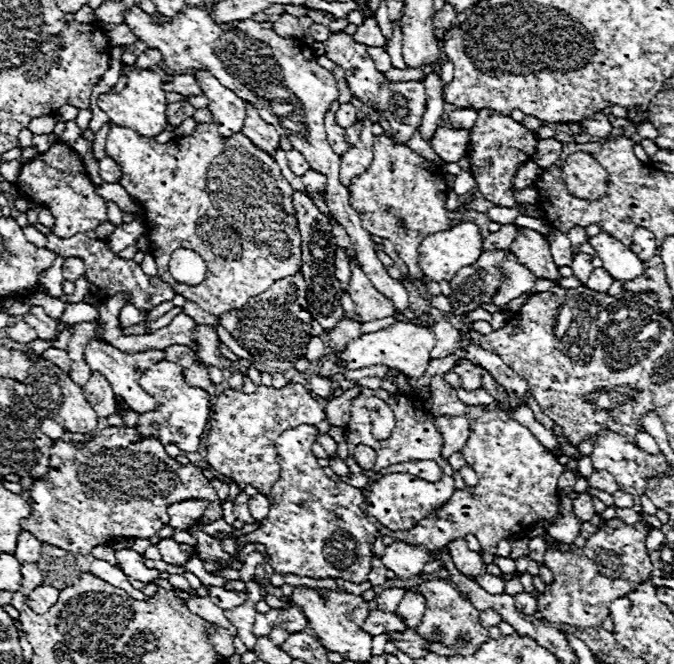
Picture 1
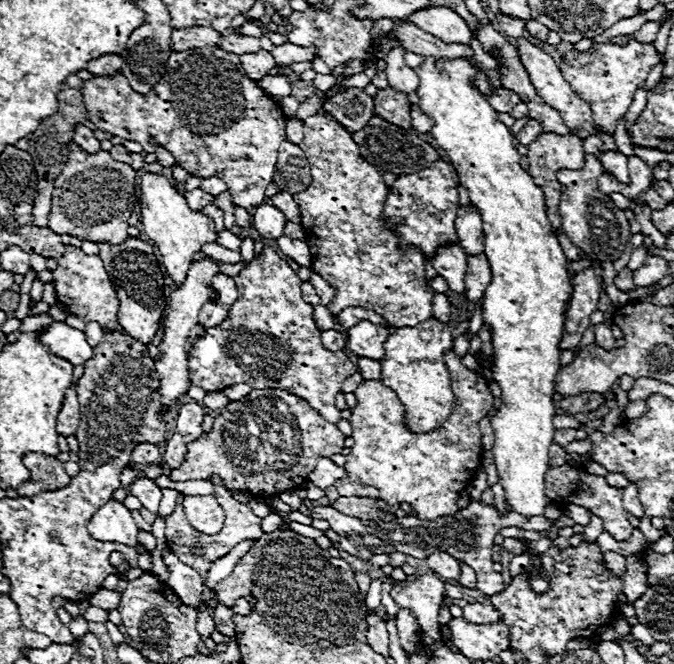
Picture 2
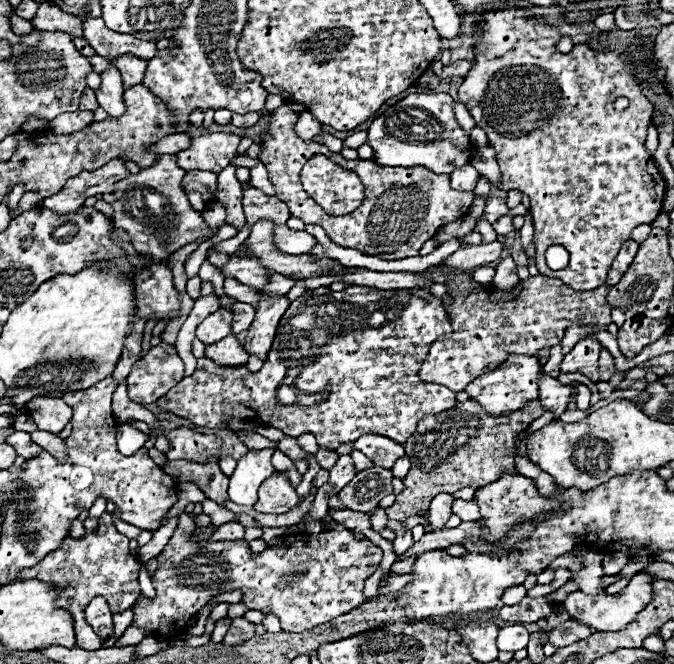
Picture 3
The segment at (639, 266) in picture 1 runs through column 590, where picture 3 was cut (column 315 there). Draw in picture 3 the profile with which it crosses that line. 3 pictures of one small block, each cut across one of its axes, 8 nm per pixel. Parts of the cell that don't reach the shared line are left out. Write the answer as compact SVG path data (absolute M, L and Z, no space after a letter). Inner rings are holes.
M276 226L274 228L274 238L276 238L276 246L286 252L286 254L296 254L296 256L302 256L302 254L310 254L310 250L318 244L318 240L308 234L308 232L294 232L294 230L288 230L286 226Z

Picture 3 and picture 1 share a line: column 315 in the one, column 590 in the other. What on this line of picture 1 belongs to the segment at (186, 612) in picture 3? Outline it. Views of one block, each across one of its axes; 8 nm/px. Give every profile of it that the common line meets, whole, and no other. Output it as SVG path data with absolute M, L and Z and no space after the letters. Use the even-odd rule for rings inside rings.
M620 518L606 520L582 548L570 552L546 550L546 566L554 574L554 582L538 598L538 612L544 620L556 624L570 624L578 628L598 628L610 614L610 604L616 598L636 590L636 586L652 578L652 562L646 550L648 528L640 520L626 524Z

